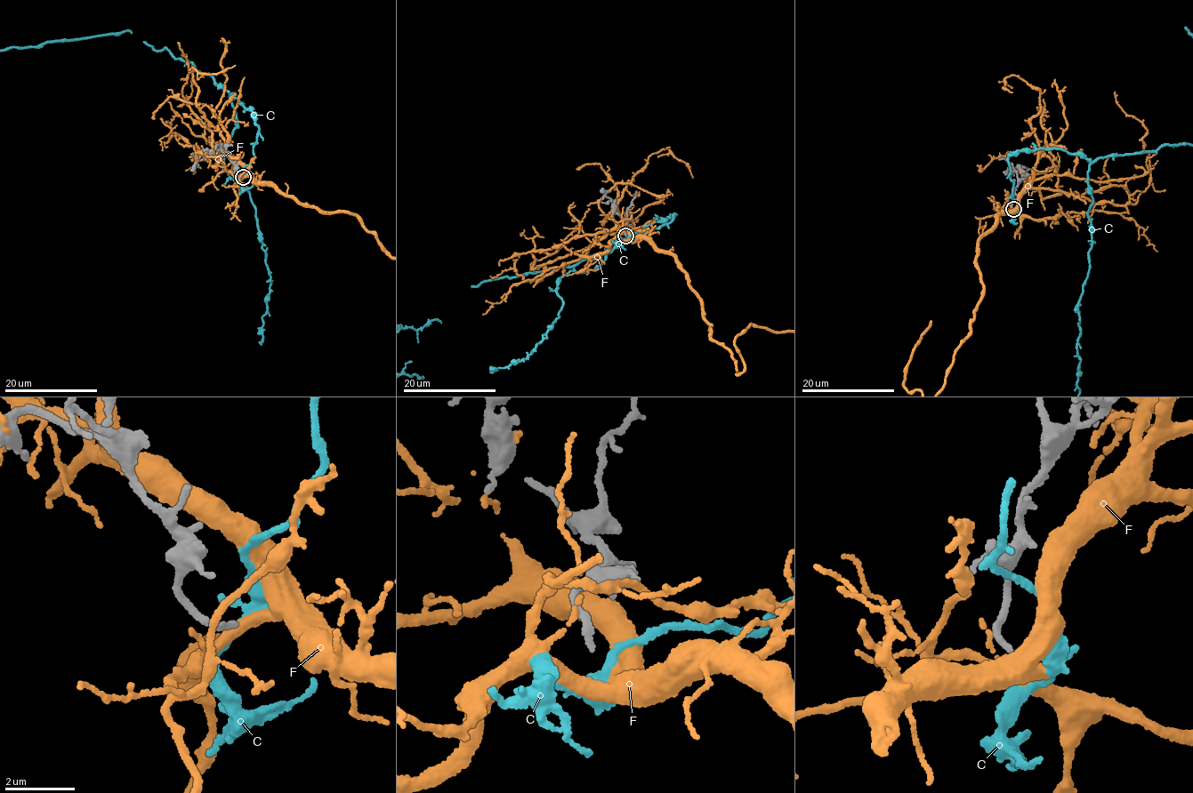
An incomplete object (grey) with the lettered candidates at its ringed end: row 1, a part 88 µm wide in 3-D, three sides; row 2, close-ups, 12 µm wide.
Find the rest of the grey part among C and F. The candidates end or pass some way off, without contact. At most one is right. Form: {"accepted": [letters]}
{"accepted": []}

